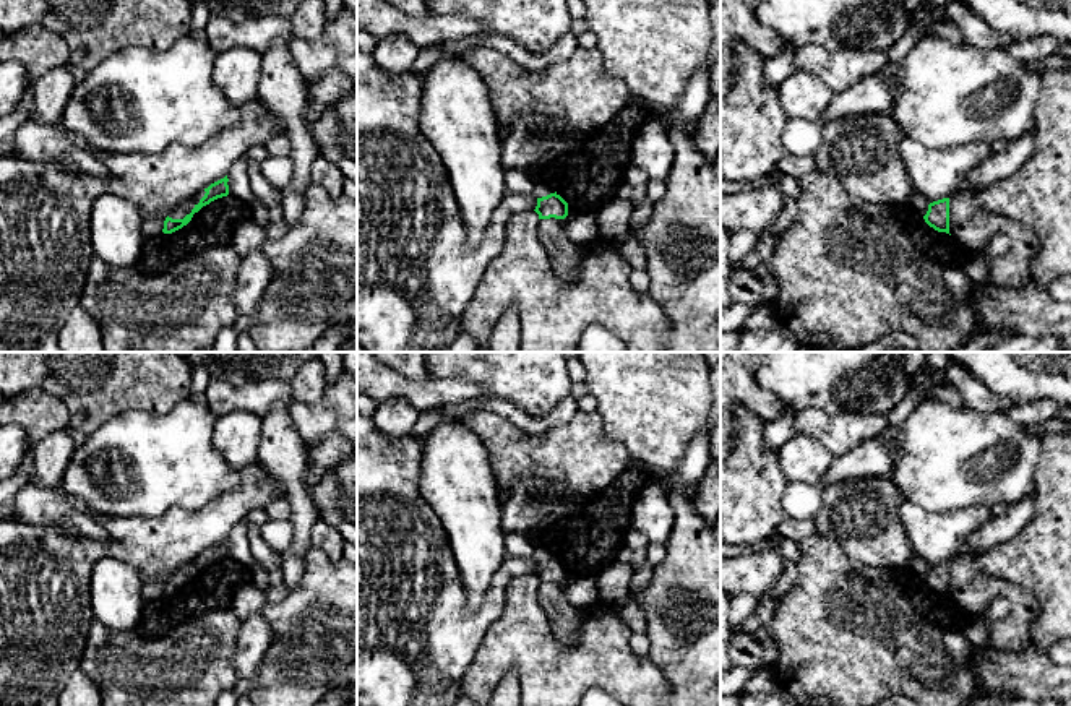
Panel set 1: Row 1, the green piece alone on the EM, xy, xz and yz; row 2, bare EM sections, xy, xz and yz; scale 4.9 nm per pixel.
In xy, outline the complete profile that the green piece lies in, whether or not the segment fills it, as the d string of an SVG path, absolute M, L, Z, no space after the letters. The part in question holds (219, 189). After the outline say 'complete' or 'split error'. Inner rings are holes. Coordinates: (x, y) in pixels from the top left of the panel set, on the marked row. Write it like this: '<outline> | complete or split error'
M227 175L214 183L211 183L208 188L198 192L191 198L185 200L178 206L174 208L174 211L166 217L164 221L164 234L172 234L183 226L187 226L193 214L198 213L203 206L209 204L211 201L227 196L229 195L229 179Z | split error

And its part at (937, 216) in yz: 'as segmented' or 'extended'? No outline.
extended

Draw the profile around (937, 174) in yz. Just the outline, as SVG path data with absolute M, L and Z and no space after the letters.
M905 136L899 144L899 154L914 190L933 203L949 198L967 174L991 154L991 148L975 141L931 149Z

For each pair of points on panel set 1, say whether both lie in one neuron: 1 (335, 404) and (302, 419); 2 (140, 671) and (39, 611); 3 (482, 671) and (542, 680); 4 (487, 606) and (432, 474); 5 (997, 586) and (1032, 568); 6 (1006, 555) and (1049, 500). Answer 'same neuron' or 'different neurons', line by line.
1: same neuron
2: different neurons
3: same neuron
4: different neurons
5: different neurons
6: same neuron

